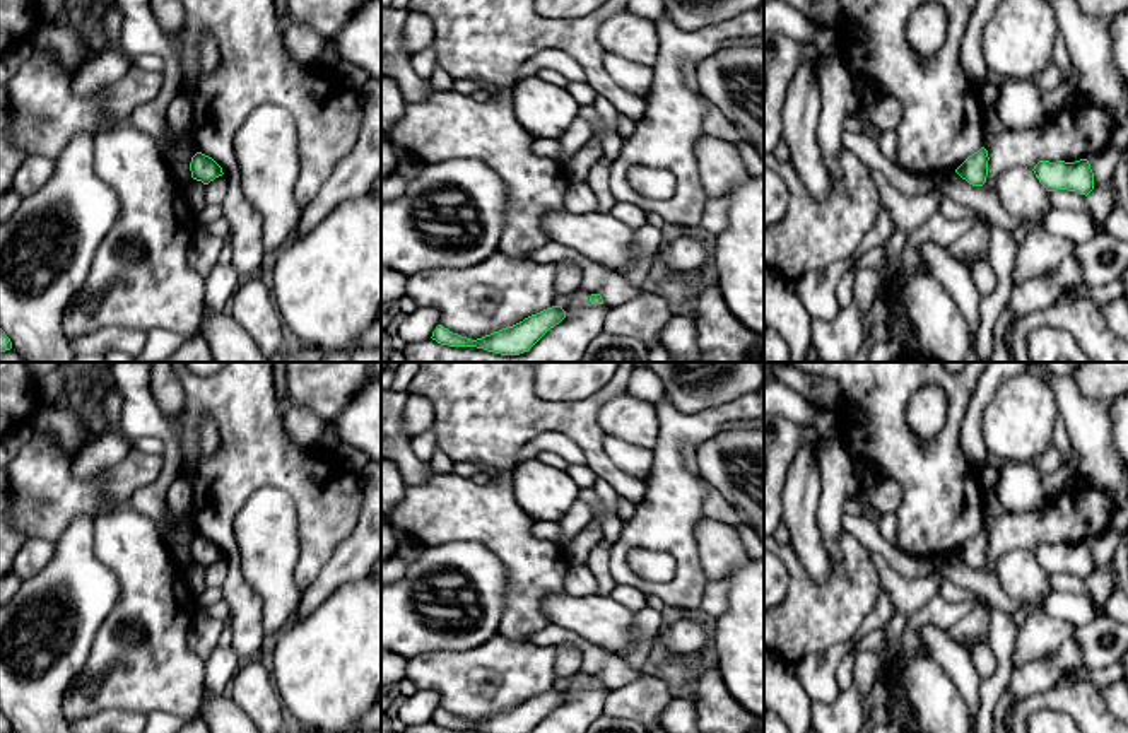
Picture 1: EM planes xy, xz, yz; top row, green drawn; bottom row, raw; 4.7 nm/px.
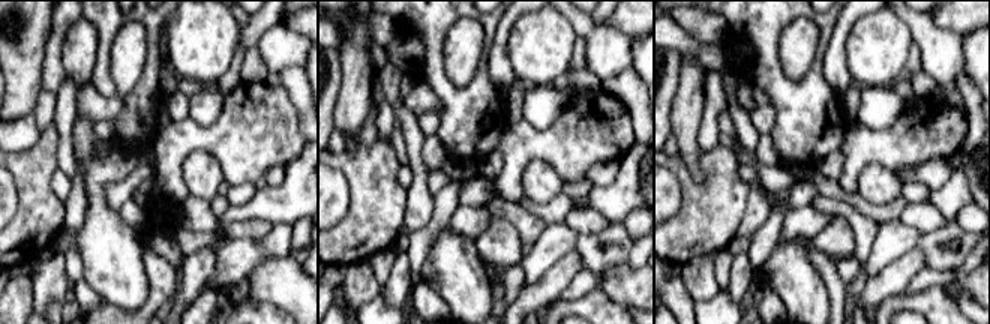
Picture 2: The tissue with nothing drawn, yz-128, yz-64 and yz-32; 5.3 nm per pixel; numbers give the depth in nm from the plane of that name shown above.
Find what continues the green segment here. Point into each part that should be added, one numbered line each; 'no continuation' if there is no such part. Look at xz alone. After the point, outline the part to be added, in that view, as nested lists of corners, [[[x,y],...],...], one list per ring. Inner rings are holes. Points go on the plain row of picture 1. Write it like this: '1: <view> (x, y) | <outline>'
no continuation

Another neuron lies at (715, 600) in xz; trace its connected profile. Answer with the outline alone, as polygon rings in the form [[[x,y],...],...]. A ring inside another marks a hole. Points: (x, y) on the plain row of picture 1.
[[[726,579],[708,581],[699,613],[706,620],[720,617],[728,607],[728,583]]]

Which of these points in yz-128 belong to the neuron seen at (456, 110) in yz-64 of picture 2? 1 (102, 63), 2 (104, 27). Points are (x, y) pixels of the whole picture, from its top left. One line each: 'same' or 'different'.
1: same
2: same

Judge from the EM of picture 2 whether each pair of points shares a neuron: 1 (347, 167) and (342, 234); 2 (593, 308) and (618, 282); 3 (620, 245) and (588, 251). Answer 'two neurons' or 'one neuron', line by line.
1: one neuron
2: two neurons
3: one neuron

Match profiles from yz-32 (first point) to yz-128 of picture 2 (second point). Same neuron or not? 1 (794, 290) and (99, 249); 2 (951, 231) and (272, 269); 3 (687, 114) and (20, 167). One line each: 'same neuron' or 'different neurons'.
1: same neuron
2: different neurons
3: different neurons

